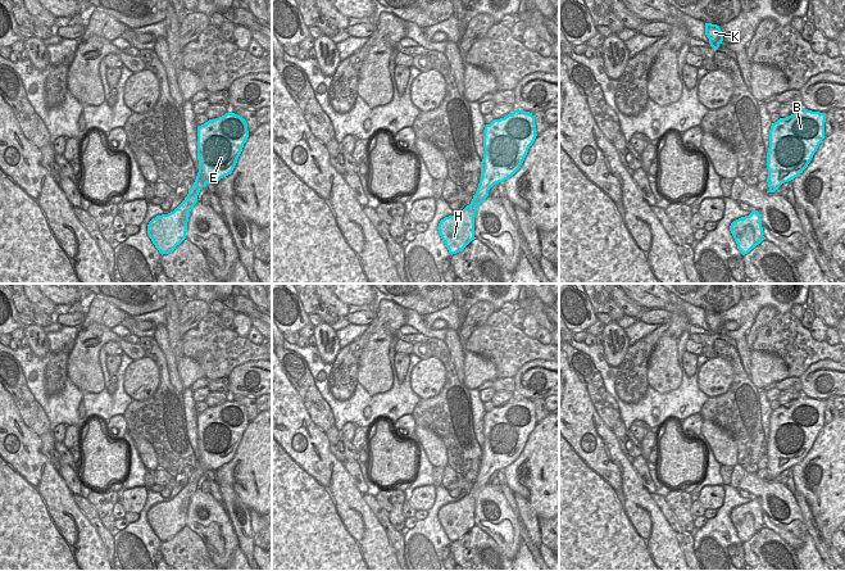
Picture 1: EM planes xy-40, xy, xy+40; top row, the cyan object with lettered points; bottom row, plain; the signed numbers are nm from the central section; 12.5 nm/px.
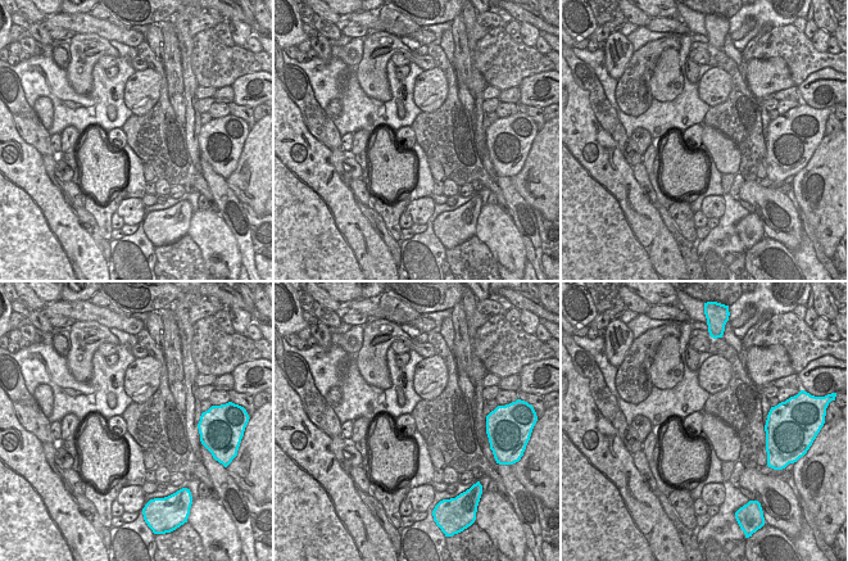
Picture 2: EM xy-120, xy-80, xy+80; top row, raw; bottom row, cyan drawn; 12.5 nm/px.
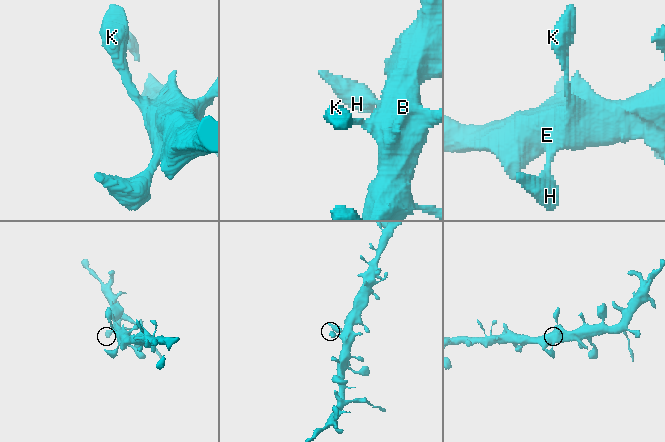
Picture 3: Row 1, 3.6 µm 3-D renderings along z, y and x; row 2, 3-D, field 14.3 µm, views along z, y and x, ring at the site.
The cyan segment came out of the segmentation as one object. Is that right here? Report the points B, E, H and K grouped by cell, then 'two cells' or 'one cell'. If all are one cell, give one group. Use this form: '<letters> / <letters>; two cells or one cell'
B E H K; one cell

